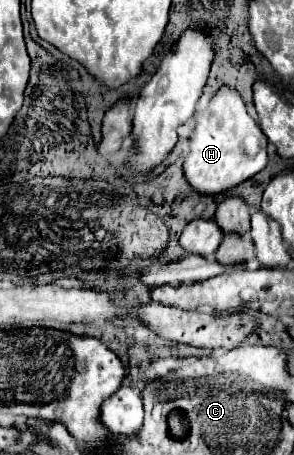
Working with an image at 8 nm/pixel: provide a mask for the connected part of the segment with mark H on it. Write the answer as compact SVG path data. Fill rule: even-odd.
M223 87L207 105L207 109L203 113L197 115L197 125L195 125L195 133L191 137L191 149L189 155L183 163L183 173L185 179L189 183L189 187L199 193L199 195L221 195L233 187L237 187L239 183L251 179L253 175L257 175L259 171L263 171L267 167L267 137L261 133L261 129L255 125L253 117L247 111L247 105L243 103L241 95L235 89L227 89Z

